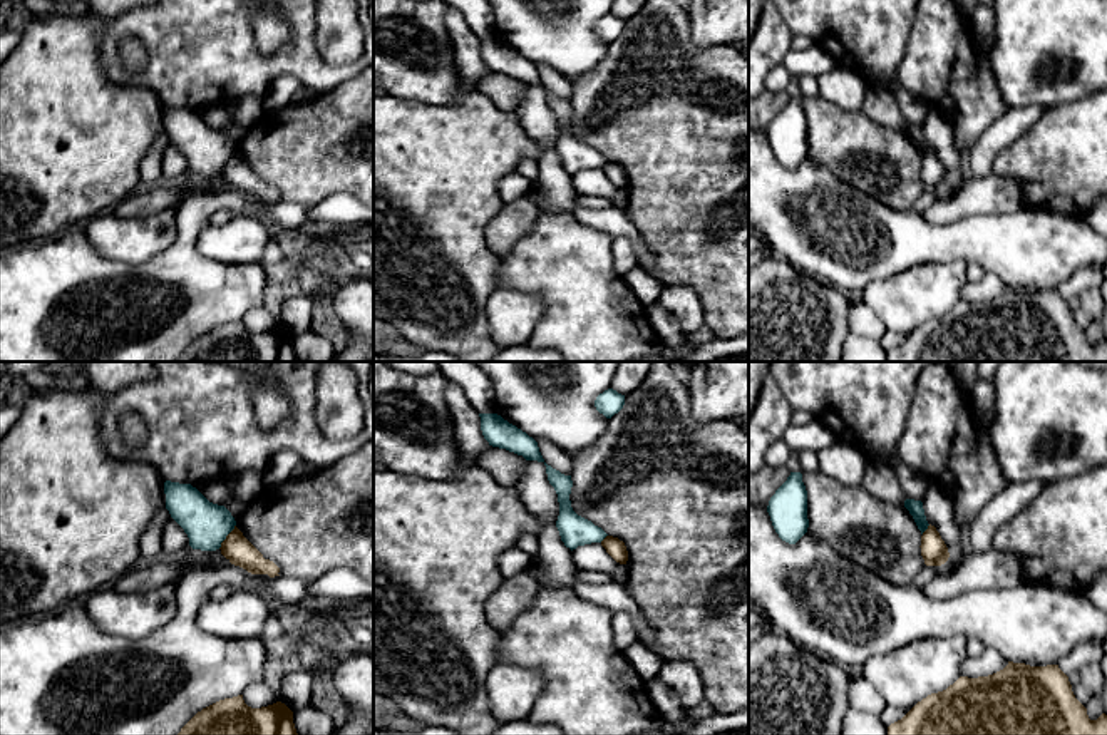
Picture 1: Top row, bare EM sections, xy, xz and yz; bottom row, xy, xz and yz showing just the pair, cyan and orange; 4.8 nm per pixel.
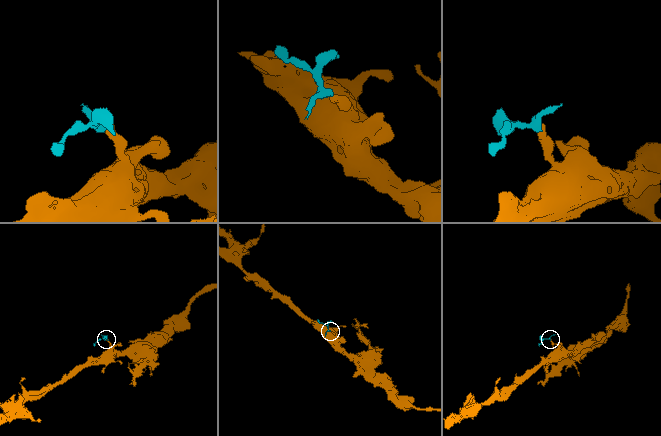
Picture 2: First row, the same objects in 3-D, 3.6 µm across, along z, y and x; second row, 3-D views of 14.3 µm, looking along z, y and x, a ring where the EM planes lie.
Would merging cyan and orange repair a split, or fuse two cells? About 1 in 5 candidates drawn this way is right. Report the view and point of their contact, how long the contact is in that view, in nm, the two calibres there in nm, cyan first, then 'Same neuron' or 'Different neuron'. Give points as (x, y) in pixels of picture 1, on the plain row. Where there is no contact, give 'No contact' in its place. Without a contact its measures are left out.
Touches cyan at xy (226, 159). Shared border 150 nm. Thickness 220 nm (cyan) against 140 nm. Different neuron

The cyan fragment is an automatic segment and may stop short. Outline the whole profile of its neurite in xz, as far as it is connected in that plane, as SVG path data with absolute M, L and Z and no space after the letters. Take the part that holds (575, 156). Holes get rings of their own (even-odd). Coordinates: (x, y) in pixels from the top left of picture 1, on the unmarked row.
M546 87L544 90L546 90L548 105L558 119L559 141L556 146L556 152L559 156L564 171L573 176L578 171L601 167L608 159L601 152L595 151L591 146L578 141L571 132L571 126L569 126L569 119L573 112L571 100L561 99Z

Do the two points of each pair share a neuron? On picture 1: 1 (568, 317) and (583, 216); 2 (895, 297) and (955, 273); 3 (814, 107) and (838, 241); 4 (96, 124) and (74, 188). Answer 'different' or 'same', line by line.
1: different
2: same
3: different
4: same

